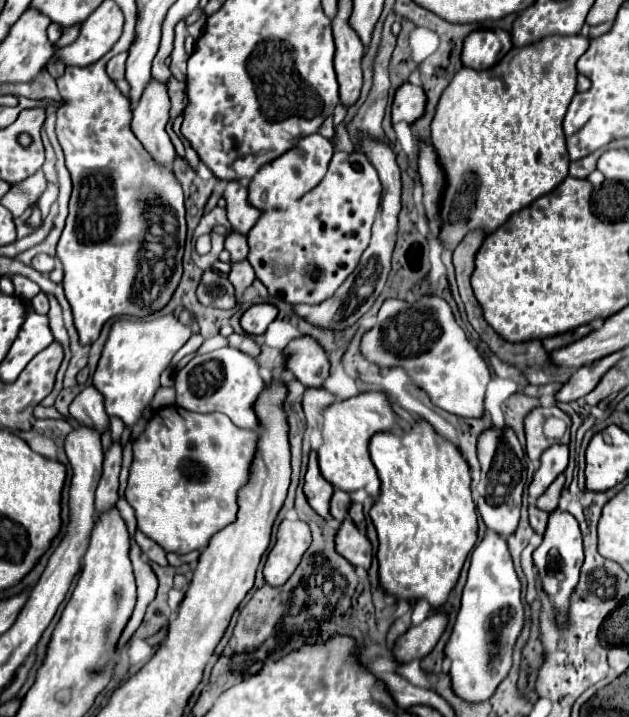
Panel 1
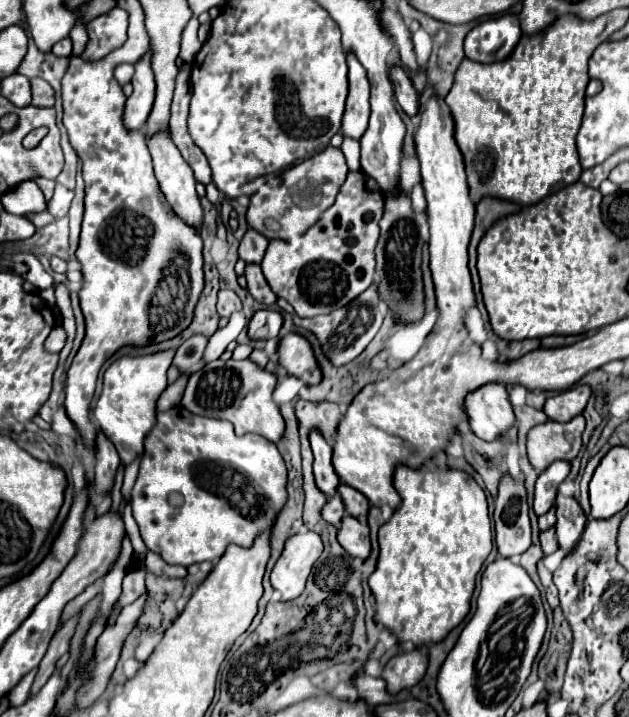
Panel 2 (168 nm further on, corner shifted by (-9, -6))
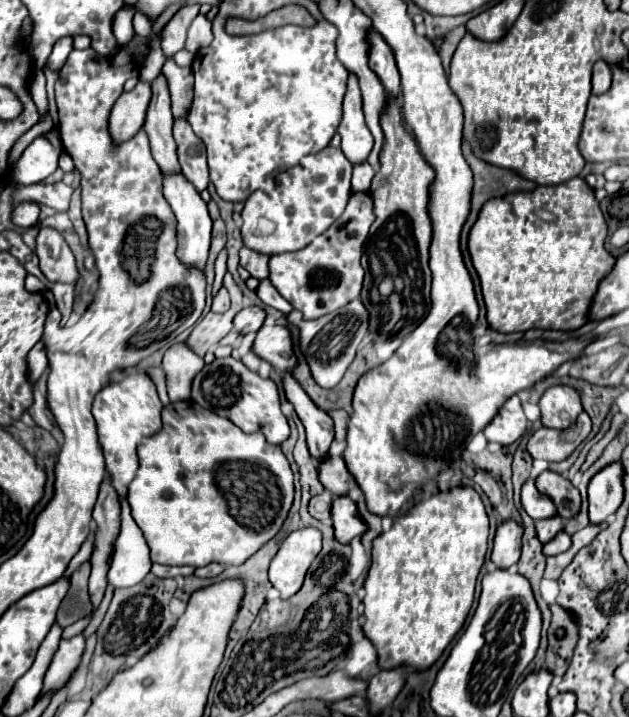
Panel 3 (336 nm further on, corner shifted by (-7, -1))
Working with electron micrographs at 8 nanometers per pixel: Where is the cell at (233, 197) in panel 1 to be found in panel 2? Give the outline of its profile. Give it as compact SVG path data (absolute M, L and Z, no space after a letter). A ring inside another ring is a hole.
M248 229L248 233L244 235L244 239L240 241L240 249L238 249L238 255L244 263L262 263L264 259L264 253L266 253L266 247L268 247L268 241L264 241L262 235L256 235L256 231Z

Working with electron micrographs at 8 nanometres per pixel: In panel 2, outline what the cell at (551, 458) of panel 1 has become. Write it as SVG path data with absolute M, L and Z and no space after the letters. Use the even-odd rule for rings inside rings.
M560 461L560 463L552 463L552 467L548 467L538 477L534 487L534 503L532 503L532 509L538 517L544 515L552 507L552 499L556 499L558 485L566 479L568 471L570 471L570 463Z

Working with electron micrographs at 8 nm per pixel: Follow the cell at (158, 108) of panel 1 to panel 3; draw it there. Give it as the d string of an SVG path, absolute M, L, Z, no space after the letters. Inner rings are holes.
M164 174L164 198L168 200L172 212L178 220L178 258L194 268L204 268L210 248L210 232L212 232L212 220L206 210L206 202L200 198L200 194L182 178L182 174Z

